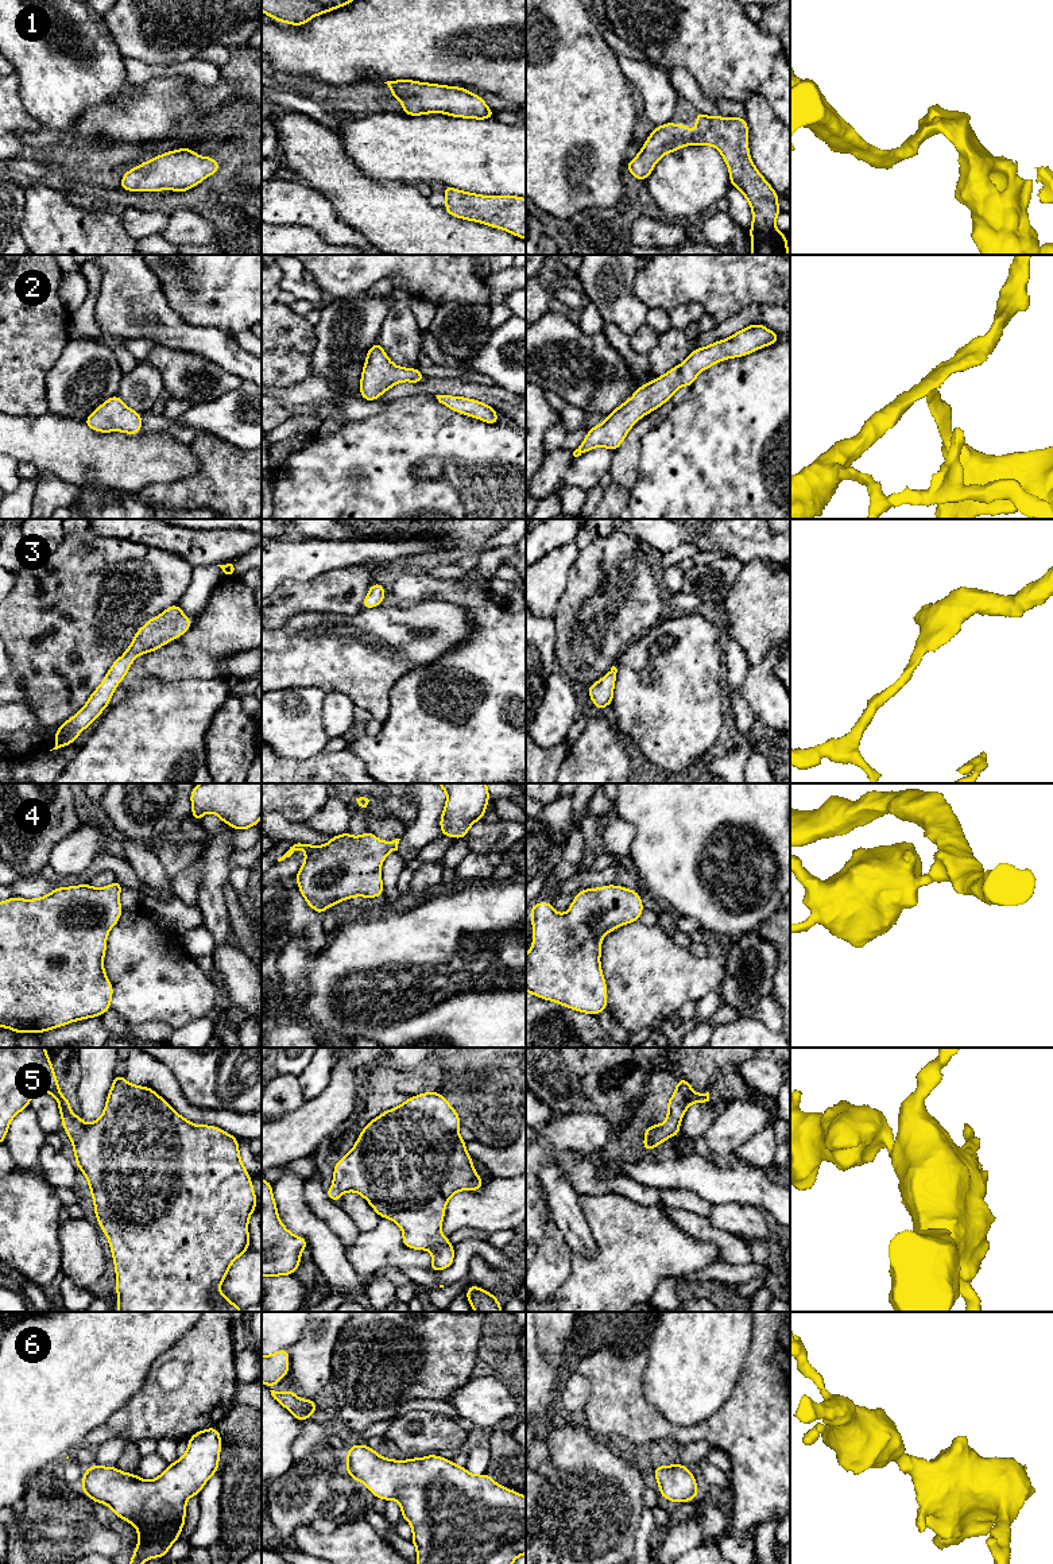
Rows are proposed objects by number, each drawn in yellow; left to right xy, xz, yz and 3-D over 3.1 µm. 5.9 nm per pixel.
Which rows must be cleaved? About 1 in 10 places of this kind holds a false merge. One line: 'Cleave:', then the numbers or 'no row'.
Cleave: no row

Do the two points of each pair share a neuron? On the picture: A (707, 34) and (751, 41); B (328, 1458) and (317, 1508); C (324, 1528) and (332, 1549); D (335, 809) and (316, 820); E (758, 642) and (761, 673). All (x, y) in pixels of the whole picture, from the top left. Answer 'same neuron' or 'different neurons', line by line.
A: same neuron
B: same neuron
C: different neurons
D: same neuron
E: different neurons

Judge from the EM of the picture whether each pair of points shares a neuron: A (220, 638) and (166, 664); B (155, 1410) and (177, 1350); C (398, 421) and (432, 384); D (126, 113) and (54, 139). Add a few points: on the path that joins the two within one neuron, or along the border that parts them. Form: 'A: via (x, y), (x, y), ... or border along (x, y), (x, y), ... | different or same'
A: via (206, 643), (194, 655), (179, 659) | same
B: via (151, 1394), (151, 1374), (161, 1361) | same
C: border along (434, 394), (407, 394), (393, 401) | different
D: via (108, 124), (72, 138) | same

